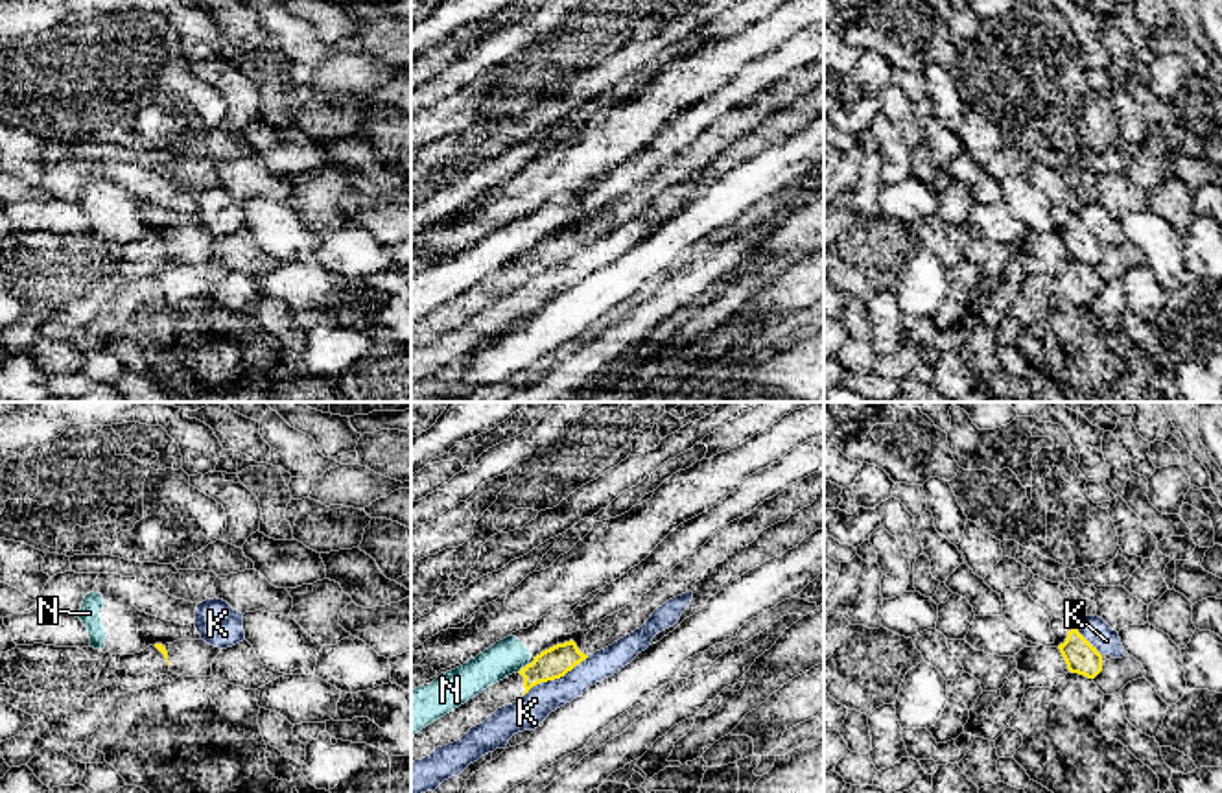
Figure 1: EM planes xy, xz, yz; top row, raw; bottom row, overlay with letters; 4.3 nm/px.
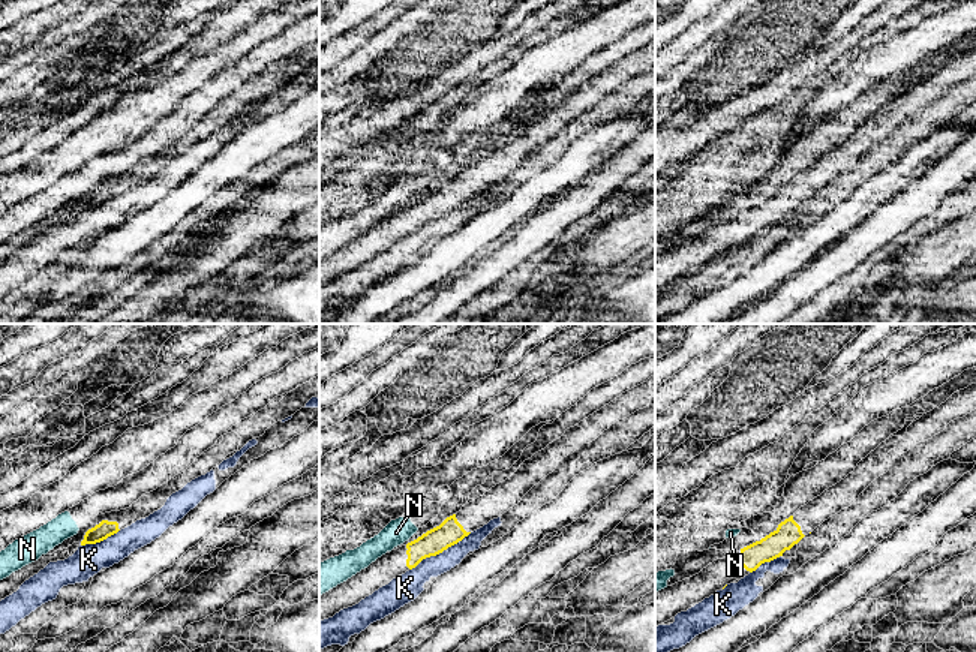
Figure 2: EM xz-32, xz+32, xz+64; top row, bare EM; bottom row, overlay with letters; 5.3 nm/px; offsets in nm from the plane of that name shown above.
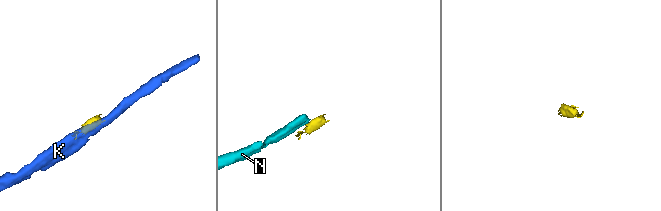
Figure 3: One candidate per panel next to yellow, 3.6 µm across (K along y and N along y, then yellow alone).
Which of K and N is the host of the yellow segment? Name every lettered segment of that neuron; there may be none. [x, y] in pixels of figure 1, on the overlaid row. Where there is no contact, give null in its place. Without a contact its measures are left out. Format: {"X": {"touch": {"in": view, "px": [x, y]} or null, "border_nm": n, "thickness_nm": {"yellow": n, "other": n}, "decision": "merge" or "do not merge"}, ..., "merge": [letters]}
{"K": {"touch": {"in": "xz", "px": [555, 677]}, "border_nm": 340, "thickness_nm": {"yellow": 140, "other": 150}, "decision": "do not merge"}, "N": {"touch": {"in": "xz", "px": [522, 668]}, "border_nm": 70, "thickness_nm": {"yellow": 140, "other": 160}, "decision": "do not merge"}, "merge": []}

